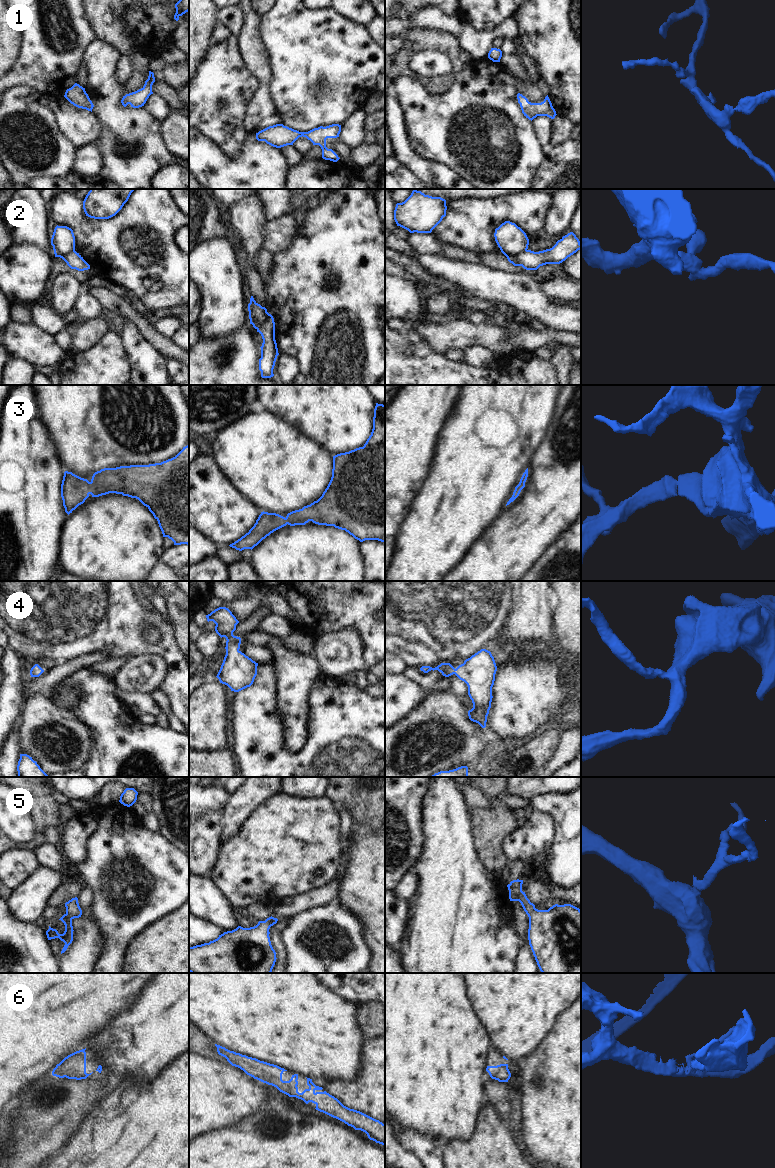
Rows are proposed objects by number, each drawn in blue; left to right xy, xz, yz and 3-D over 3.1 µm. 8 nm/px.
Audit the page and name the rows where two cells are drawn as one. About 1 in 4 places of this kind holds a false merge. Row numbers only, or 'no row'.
2

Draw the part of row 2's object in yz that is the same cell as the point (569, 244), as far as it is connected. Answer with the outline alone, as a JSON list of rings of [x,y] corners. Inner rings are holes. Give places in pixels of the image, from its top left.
[[[570,232],[567,235],[563,236],[560,240],[558,240],[556,244],[550,249],[539,252],[525,250],[524,252],[521,252],[516,256],[507,257],[507,259],[514,266],[522,266],[526,270],[537,270],[540,266],[546,264],[560,264],[580,249],[581,243],[579,239],[573,232]]]

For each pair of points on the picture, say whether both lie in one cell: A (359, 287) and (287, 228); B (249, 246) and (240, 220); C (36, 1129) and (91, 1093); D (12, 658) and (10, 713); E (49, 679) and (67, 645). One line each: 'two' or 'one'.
A: two
B: one
C: one
D: one
E: two

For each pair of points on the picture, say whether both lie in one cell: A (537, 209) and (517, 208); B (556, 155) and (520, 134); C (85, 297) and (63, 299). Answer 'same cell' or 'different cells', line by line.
A: same cell
B: different cells
C: different cells

